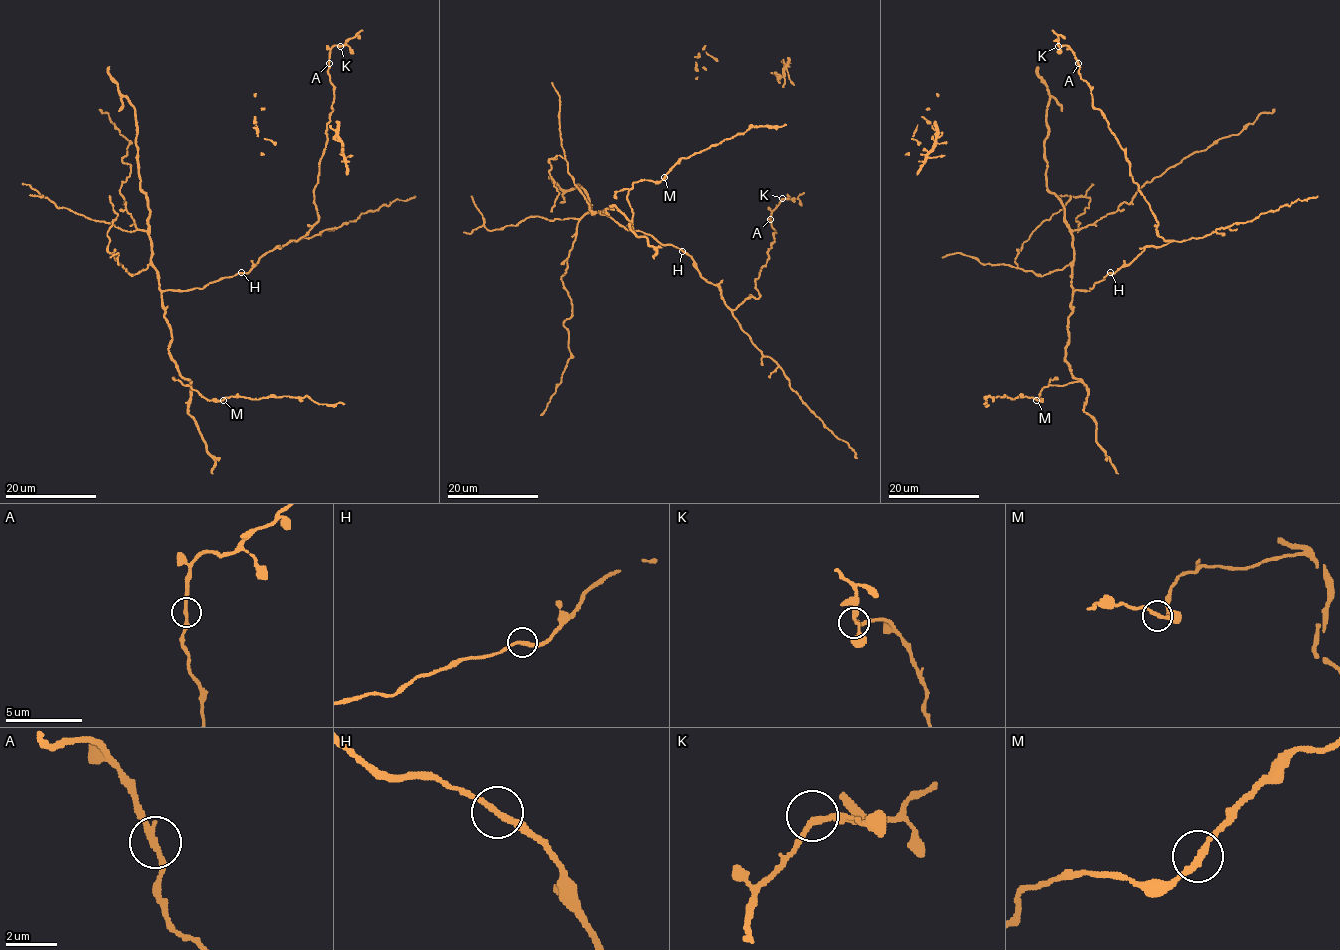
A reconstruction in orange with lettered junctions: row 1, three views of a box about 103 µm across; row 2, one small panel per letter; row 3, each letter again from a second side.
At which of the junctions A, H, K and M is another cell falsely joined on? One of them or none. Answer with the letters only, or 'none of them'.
none of them

